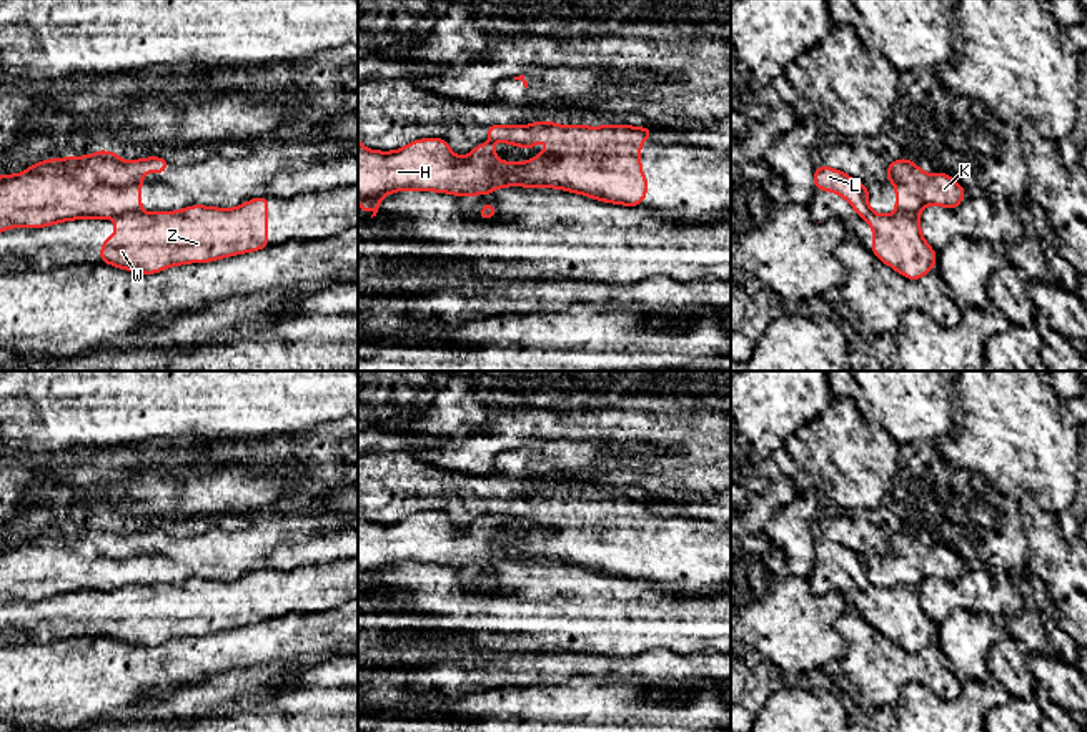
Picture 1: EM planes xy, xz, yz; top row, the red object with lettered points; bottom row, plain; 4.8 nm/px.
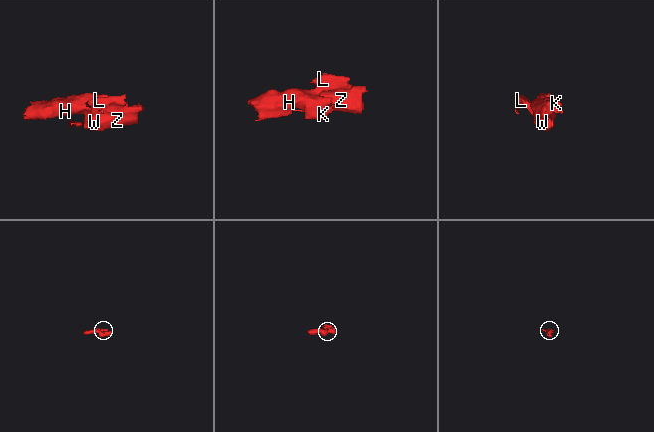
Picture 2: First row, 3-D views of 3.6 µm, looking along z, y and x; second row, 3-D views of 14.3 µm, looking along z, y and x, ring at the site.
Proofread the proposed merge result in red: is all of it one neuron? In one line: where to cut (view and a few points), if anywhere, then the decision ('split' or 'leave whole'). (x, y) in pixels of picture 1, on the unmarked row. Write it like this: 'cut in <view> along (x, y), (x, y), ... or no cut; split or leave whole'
cut in xy along (140, 584), (114, 591); split

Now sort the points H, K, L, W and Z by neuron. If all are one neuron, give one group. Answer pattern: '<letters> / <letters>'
H K / L W Z

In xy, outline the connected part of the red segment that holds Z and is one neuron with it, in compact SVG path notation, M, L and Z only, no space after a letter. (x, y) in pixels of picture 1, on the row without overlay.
M268 569L230 582L193 577L180 584L128 586L113 592L115 609L105 611L98 631L135 645L153 647L170 639L206 636L268 621Z

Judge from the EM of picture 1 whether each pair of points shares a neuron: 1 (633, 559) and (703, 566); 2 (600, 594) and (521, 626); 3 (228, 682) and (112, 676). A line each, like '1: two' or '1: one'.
1: one
2: one
3: two

